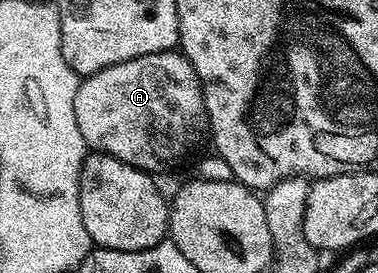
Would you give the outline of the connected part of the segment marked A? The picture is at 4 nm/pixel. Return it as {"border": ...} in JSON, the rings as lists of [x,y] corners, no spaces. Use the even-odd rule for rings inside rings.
{"border":[[[178,50],[157,52],[156,54],[148,54],[135,60],[129,60],[128,62],[113,64],[104,70],[93,72],[91,76],[85,77],[79,83],[78,89],[76,90],[76,126],[80,126],[80,134],[84,134],[84,142],[86,143],[87,149],[93,150],[94,152],[103,152],[112,158],[120,158],[120,162],[128,162],[128,166],[136,166],[142,172],[158,174],[166,169],[174,170],[174,167],[201,142],[202,132],[204,136],[208,128],[206,103],[202,97],[202,84],[198,81],[198,75],[194,73],[186,57]]]}

